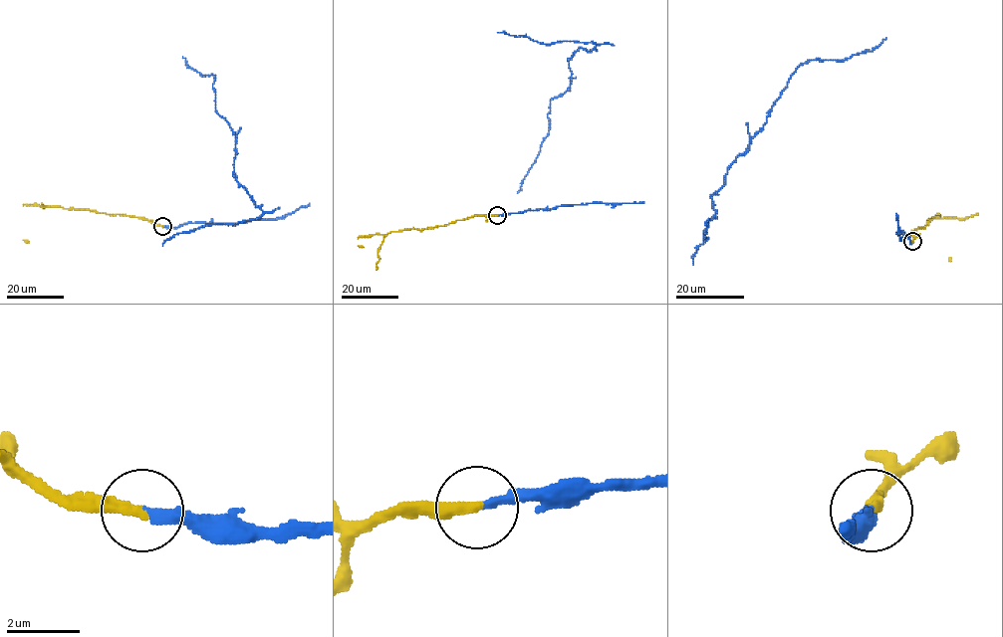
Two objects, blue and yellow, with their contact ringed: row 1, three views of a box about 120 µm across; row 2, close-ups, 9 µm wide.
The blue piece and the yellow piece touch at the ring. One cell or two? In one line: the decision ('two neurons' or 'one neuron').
two neurons

